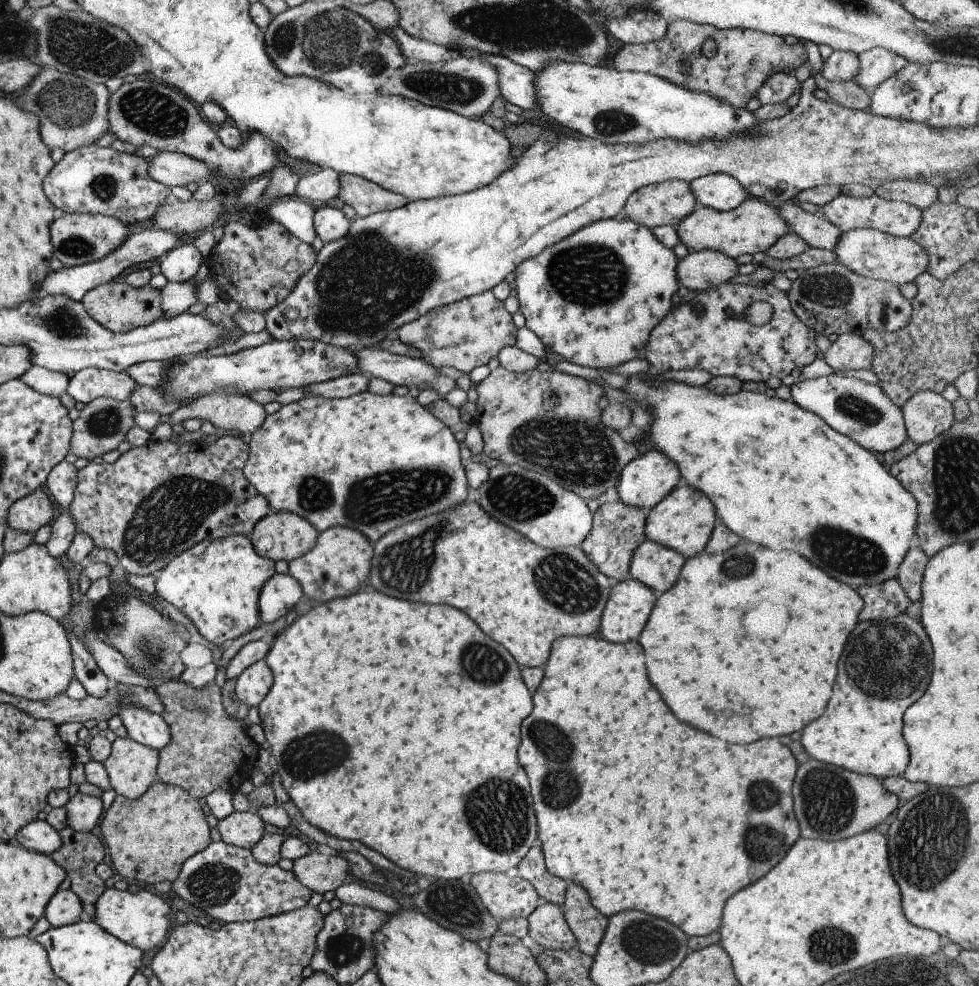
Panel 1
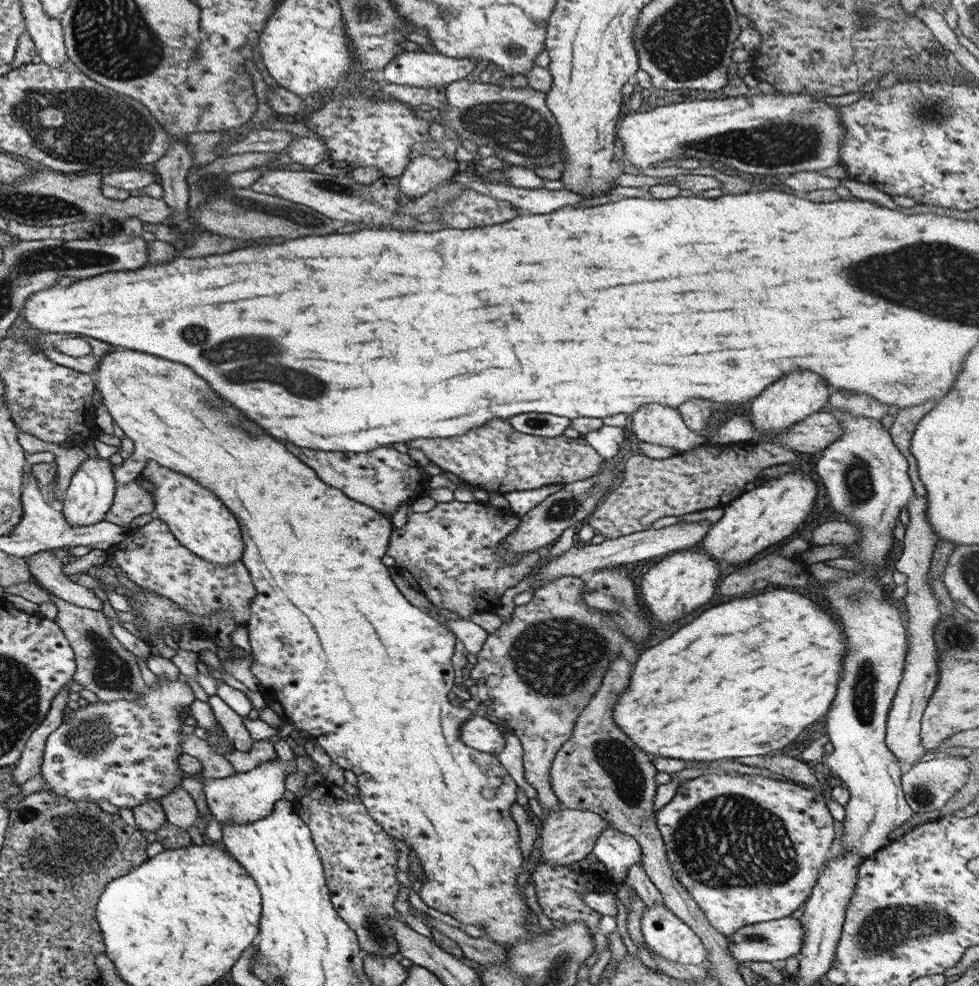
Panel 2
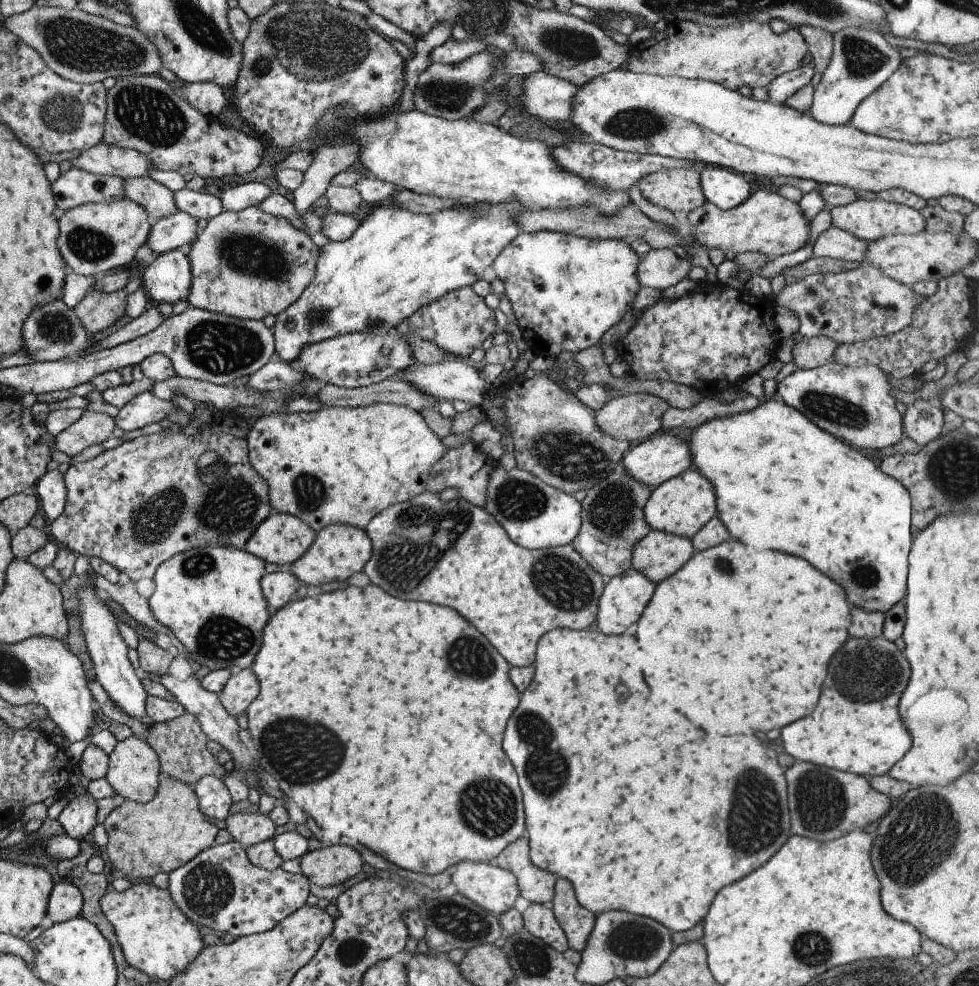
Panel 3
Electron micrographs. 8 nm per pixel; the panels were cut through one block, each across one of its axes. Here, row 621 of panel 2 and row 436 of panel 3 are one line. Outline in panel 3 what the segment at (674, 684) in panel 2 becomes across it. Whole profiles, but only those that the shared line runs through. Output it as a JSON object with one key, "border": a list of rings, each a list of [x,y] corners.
{"border":[[[778,399],[762,401],[757,408],[753,408],[751,412],[745,412],[745,414],[735,414],[729,418],[715,418],[711,422],[705,422],[699,426],[699,430],[695,428],[693,436],[689,434],[689,440],[686,443],[689,454],[691,454],[691,464],[713,484],[717,516],[723,522],[723,526],[727,528],[727,532],[731,534],[731,538],[735,538],[743,544],[749,544],[755,550],[779,550],[785,554],[805,558],[811,566],[825,572],[827,578],[831,578],[835,584],[839,584],[845,590],[847,602],[851,602],[853,606],[859,606],[863,610],[877,610],[877,612],[884,613],[895,602],[899,602],[903,598],[905,572],[907,572],[907,552],[909,552],[909,544],[911,544],[911,534],[909,534],[911,498],[900,482],[890,476],[885,476],[883,471],[879,472],[879,468],[871,460],[865,458],[858,449],[843,444],[841,440],[833,438],[831,434],[827,434],[823,430],[817,430],[815,424],[807,422],[807,418],[799,410],[787,406]]]}

